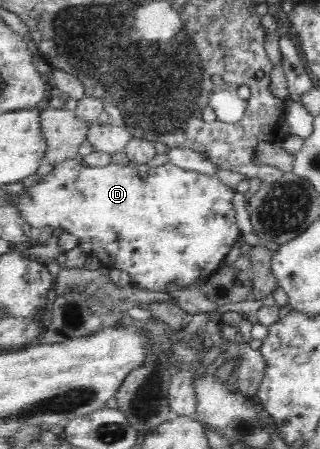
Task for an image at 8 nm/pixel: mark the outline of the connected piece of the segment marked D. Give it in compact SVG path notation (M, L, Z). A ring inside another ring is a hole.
M66 159L60 162L60 164L54 165L52 172L41 176L41 180L37 184L25 188L22 194L16 195L16 201L18 201L20 209L22 209L24 219L26 219L32 227L40 229L46 226L50 226L53 229L56 227L63 228L65 232L78 236L80 239L80 248L88 255L94 255L96 258L99 258L102 268L106 270L112 268L126 270L131 278L131 282L134 282L136 287L142 286L142 288L148 288L148 290L154 292L164 293L166 284L170 281L175 282L178 288L188 288L188 286L194 286L194 284L199 285L220 268L220 264L224 262L224 258L228 256L228 252L232 250L232 246L241 238L238 218L236 218L236 210L234 210L234 204L231 203L236 192L236 188L232 190L218 178L218 175L199 173L192 169L184 169L171 163L150 167L149 176L143 180L138 173L138 169L130 168L129 165L124 166L122 164L108 163L103 167L90 167L84 162L78 163L76 159Z

